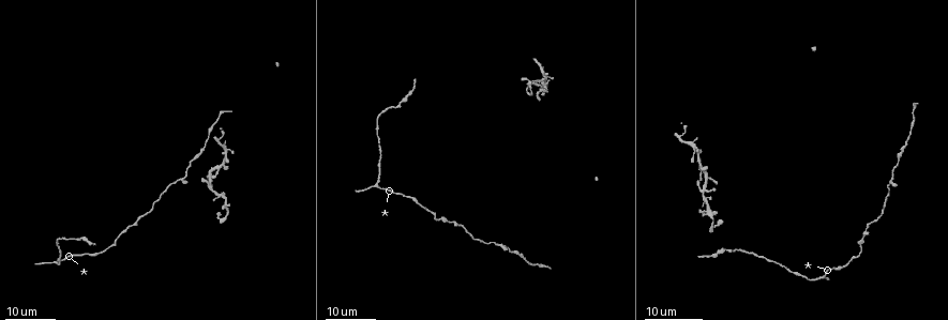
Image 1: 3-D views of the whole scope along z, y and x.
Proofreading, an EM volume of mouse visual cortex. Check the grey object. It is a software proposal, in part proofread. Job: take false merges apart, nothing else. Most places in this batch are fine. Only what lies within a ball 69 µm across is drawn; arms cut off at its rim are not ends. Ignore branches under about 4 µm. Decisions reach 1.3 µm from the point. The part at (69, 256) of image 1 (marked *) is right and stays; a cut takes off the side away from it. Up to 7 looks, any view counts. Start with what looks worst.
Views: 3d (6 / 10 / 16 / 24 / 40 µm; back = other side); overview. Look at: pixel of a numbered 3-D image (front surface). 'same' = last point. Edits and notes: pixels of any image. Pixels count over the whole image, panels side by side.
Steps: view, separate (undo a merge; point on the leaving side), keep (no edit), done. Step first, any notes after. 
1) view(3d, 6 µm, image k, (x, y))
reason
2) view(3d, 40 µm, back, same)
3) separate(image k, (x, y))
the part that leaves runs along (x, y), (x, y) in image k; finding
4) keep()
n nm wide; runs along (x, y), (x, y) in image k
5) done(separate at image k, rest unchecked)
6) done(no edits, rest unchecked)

view(3d, 16 µm, image 1, (182, 179))
sudden change in width

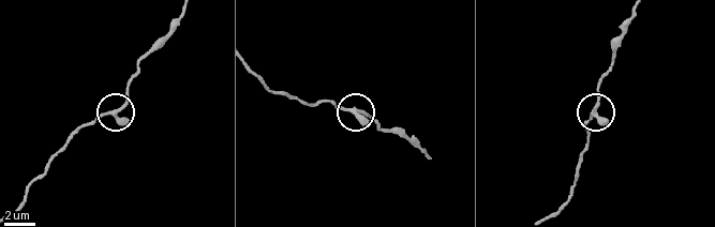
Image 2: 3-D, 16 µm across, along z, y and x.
view(3d, 6 µm, image 2, (122, 106))

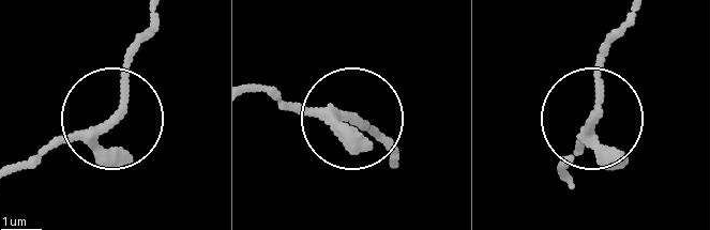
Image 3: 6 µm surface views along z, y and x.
keep()
200 nm wide; runs along (16, 168), (108, 113), (146, 35) in image 3; continuous, no second neuron

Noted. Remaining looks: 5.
view(3d, 16 µm, image 1, (211, 188))
four-way junction

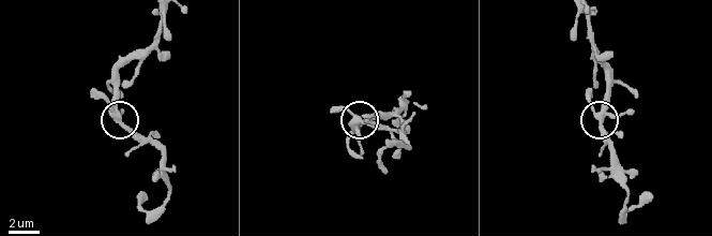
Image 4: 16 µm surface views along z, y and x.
view(3d, 6 µm, image 4, (603, 116))

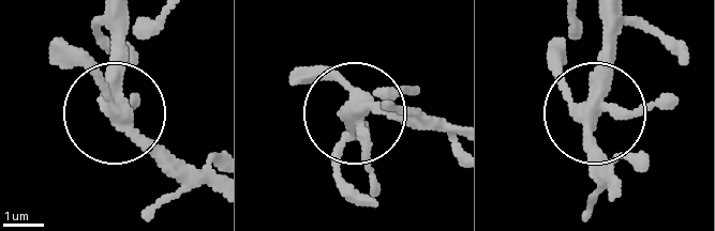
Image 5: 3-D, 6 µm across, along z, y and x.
keep()
350 nm wide; one neuron here

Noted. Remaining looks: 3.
view(3d, 16 µm, image 1, (223, 222))
thick turns thin

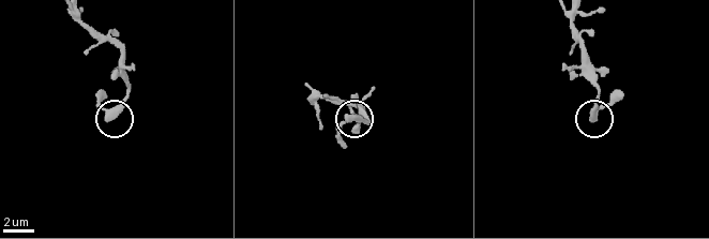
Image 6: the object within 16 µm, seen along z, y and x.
view(3d, 10 µm, image 6, (113, 111))
closer look

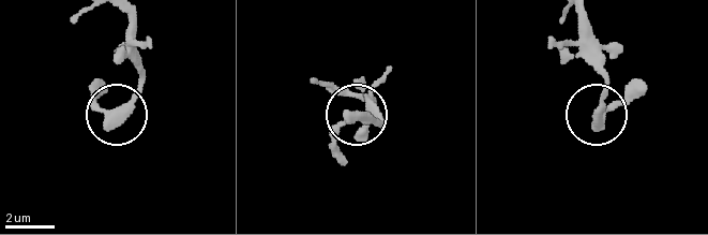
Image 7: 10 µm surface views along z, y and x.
keep()
one neuron here

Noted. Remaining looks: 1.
done(no edits, rest unchecked)

